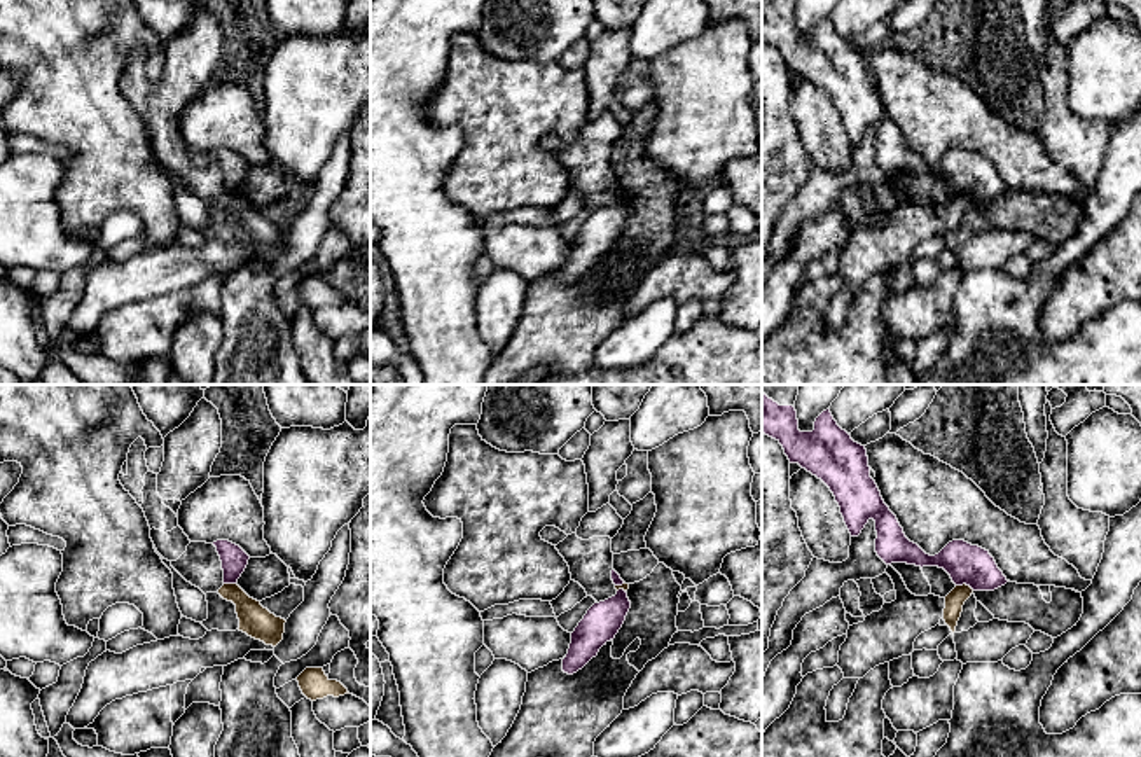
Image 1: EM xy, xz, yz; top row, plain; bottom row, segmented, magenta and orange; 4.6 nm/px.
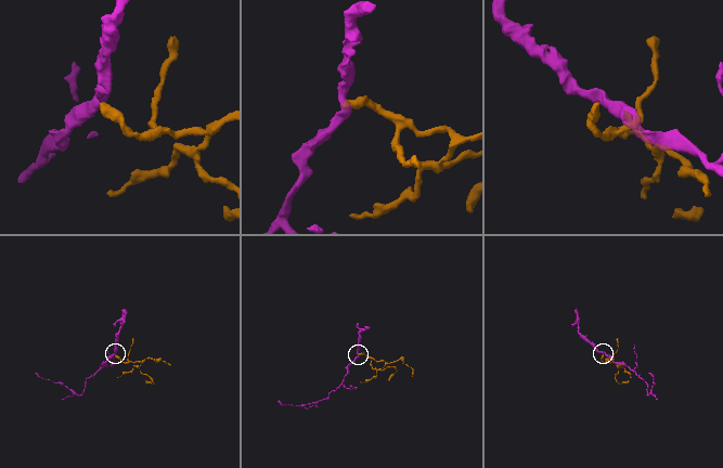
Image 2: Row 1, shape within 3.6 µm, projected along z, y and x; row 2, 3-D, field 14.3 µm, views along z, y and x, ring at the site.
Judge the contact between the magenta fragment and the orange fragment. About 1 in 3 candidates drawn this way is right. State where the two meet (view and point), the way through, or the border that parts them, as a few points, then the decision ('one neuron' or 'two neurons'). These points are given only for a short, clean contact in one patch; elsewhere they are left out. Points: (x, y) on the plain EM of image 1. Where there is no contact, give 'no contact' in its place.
contact yz (965, 191); border yz (956, 193), (967, 193), (974, 198); two neurons

